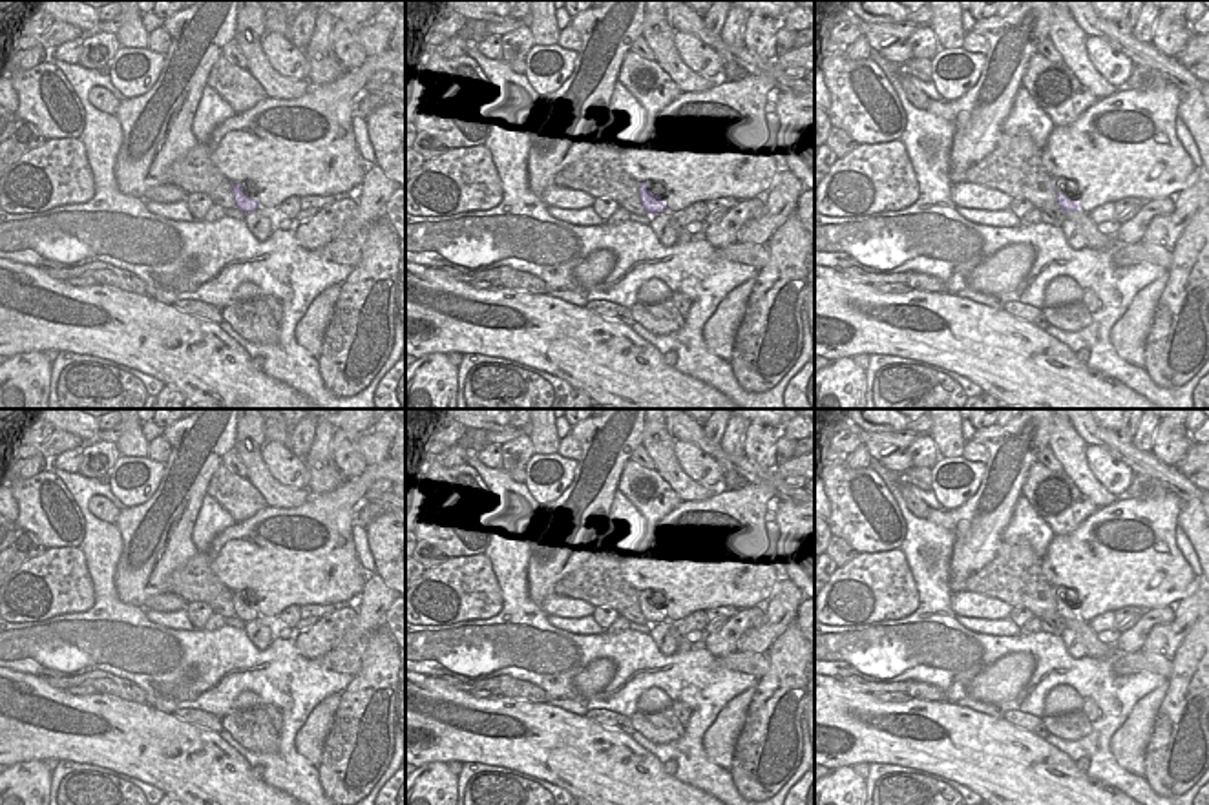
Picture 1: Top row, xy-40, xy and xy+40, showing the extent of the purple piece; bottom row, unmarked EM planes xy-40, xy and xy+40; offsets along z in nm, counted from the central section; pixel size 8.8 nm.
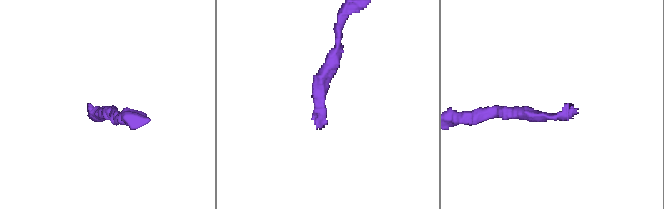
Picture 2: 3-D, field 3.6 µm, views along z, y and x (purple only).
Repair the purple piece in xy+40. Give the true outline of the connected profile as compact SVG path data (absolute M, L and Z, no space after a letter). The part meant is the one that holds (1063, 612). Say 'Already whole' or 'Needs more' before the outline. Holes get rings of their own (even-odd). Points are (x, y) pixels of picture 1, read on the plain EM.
Needs more. M1052 586L1052 597L1054 597L1056 604L1057 604L1057 615L1063 621L1068 621L1068 619L1079 621L1079 612L1072 608L1076 604L1076 601L1078 601L1076 595L1072 595L1063 586Z

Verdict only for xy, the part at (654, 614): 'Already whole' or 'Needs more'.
Needs more

